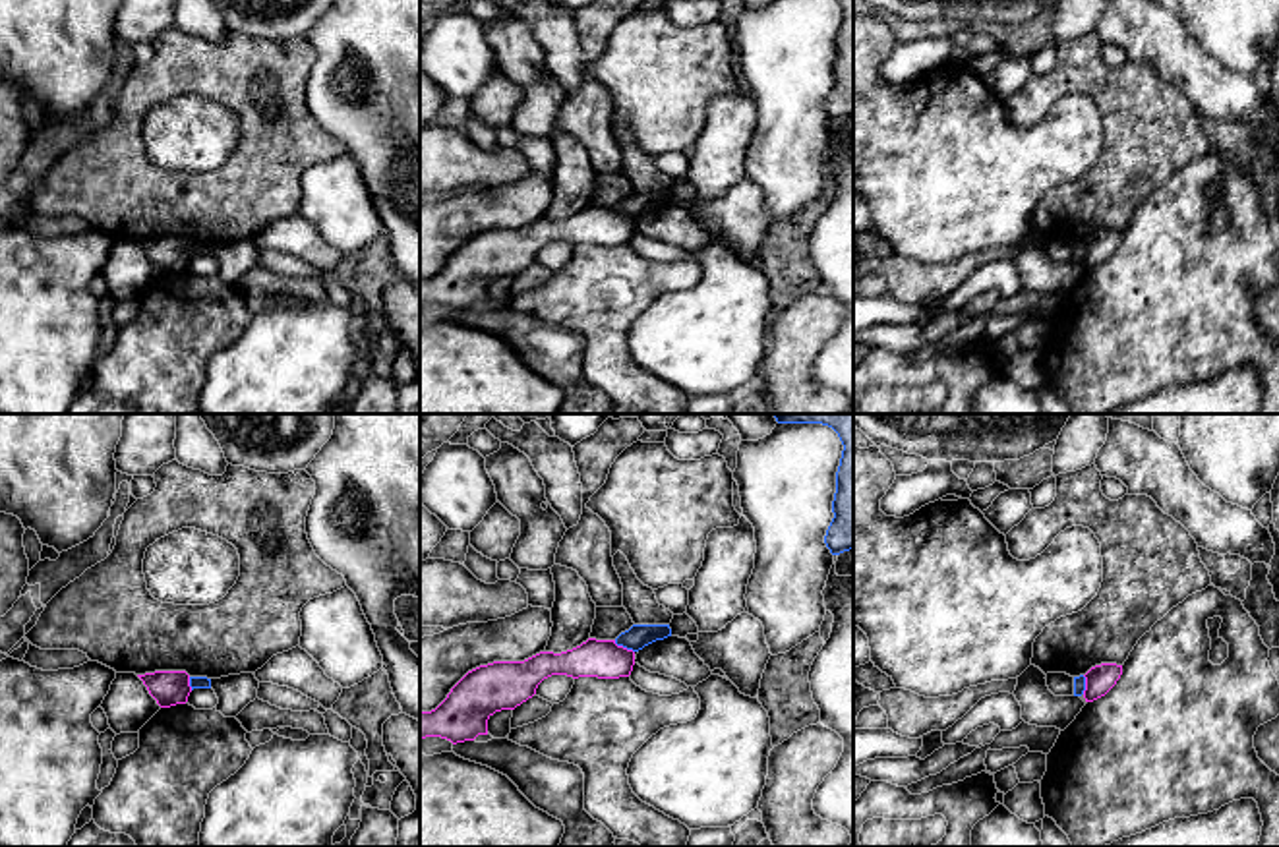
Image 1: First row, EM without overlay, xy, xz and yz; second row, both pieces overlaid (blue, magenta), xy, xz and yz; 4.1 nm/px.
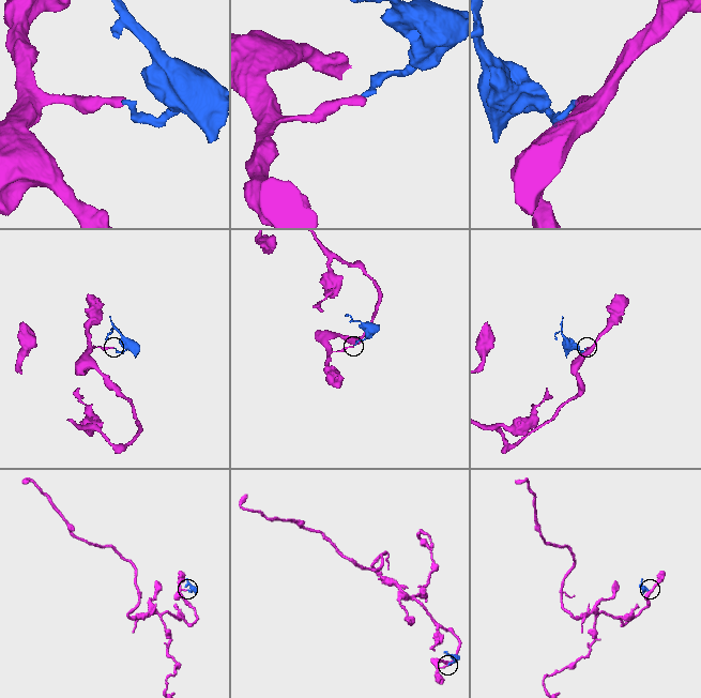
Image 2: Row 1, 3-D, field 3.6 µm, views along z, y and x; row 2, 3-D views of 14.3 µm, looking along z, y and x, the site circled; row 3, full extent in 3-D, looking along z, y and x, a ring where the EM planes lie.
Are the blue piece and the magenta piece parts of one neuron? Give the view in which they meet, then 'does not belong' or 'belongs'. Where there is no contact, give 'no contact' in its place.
xz | does not belong

